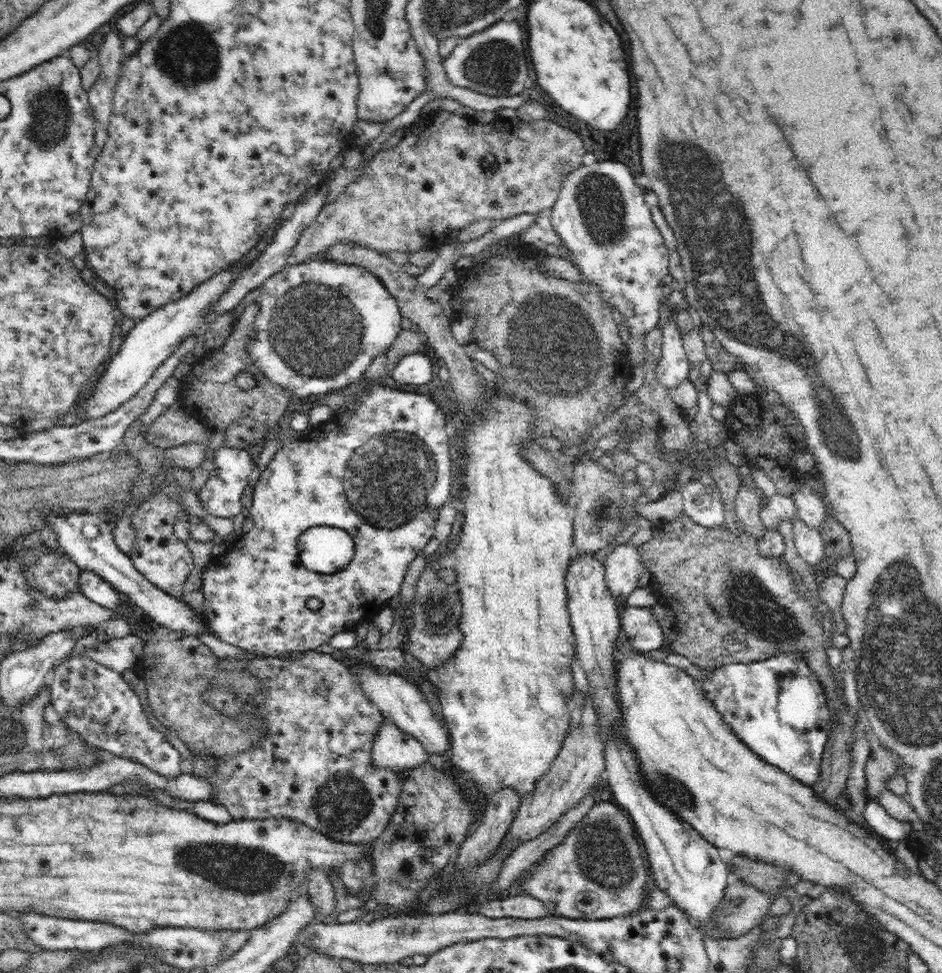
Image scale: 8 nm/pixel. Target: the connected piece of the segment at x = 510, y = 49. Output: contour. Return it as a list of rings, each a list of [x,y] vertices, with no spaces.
[[[496,22],[490,28],[460,40],[458,46],[444,58],[444,72],[448,82],[456,88],[474,90],[492,98],[508,98],[526,94],[528,64],[522,42],[522,28],[518,22]]]

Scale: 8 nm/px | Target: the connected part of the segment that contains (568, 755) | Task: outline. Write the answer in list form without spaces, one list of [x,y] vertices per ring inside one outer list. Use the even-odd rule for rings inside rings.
[[[586,710],[582,716],[582,724],[570,736],[566,736],[558,756],[552,760],[548,770],[538,778],[534,790],[522,798],[518,816],[506,838],[518,838],[518,844],[538,838],[550,826],[556,826],[556,822],[570,808],[580,804],[590,794],[590,790],[602,782],[600,774],[606,770],[606,744],[600,740],[596,724],[598,716],[592,710]]]

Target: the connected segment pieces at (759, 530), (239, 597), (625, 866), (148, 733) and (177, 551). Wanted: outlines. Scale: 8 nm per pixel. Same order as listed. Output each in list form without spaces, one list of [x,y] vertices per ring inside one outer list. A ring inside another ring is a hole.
[[[740,486],[740,492],[736,496],[736,514],[740,518],[740,526],[744,526],[744,532],[752,536],[756,542],[764,538],[768,528],[762,522],[762,494],[760,490],[746,490]]]
[[[374,380],[374,382],[368,382],[368,386],[364,386],[362,394],[356,392],[344,400],[344,404],[340,404],[334,418],[330,420],[330,424],[320,424],[320,426],[312,428],[306,438],[298,438],[294,442],[284,444],[274,454],[270,466],[262,472],[262,476],[254,488],[254,502],[252,502],[252,508],[248,510],[248,514],[254,518],[254,528],[250,528],[238,540],[228,542],[226,554],[212,556],[206,570],[204,570],[202,590],[204,590],[206,600],[204,600],[202,618],[208,622],[212,634],[216,638],[220,638],[222,642],[238,646],[246,652],[266,656],[266,658],[282,658],[284,660],[292,652],[310,652],[310,650],[316,650],[324,644],[330,644],[330,638],[334,638],[338,632],[344,632],[348,628],[356,628],[364,622],[370,622],[370,618],[374,618],[386,606],[390,606],[390,600],[400,592],[400,586],[404,582],[404,576],[410,570],[410,564],[416,560],[416,556],[422,552],[422,548],[434,538],[434,530],[436,530],[436,524],[440,518],[440,508],[450,502],[450,490],[452,490],[450,468],[454,466],[452,458],[456,456],[456,450],[448,446],[450,440],[446,434],[448,430],[446,430],[444,420],[446,420],[444,410],[434,400],[430,400],[428,396],[418,394],[418,392],[394,390],[390,386],[384,386],[384,380]],[[312,526],[336,526],[336,528],[346,530],[352,536],[352,540],[356,544],[356,554],[354,554],[354,560],[348,564],[346,570],[342,570],[338,574],[316,574],[316,572],[306,570],[306,566],[300,562],[300,556],[298,556],[298,538]],[[308,598],[318,598],[322,602],[322,608],[320,610],[308,610],[306,608]]]
[[[596,804],[560,846],[544,854],[544,860],[520,876],[524,880],[520,884],[522,894],[542,900],[548,914],[572,920],[612,920],[640,912],[648,872],[642,864],[634,830],[626,812]]]
[[[70,656],[52,670],[50,686],[52,706],[62,716],[62,722],[94,750],[140,762],[164,778],[176,778],[182,774],[180,754],[148,724],[148,716],[142,712],[140,700],[126,686],[122,674],[90,660],[88,656]]]
[[[162,488],[156,492],[156,496],[152,500],[142,502],[136,508],[136,512],[132,514],[132,526],[136,530],[136,542],[132,546],[130,558],[136,566],[136,570],[140,574],[144,574],[154,586],[158,586],[160,590],[164,590],[170,596],[176,596],[180,602],[188,604],[184,600],[184,590],[182,588],[186,586],[188,576],[194,570],[194,554],[186,546],[186,542],[176,538],[176,534],[172,530],[174,518],[180,510],[182,508],[178,504],[174,504],[168,496],[162,494]]]

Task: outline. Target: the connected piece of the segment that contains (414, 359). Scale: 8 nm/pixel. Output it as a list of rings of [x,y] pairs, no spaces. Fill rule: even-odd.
[[[422,352],[408,354],[390,372],[390,380],[402,384],[418,384],[418,386],[428,384],[432,380],[432,360]]]

